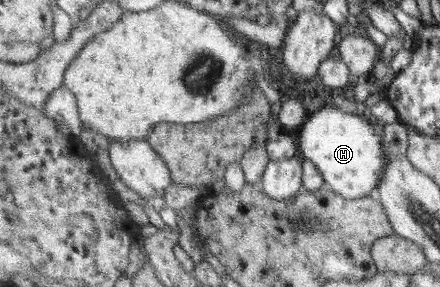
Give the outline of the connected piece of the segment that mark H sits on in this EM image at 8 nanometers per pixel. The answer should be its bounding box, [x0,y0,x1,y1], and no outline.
[298,105,386,199]

